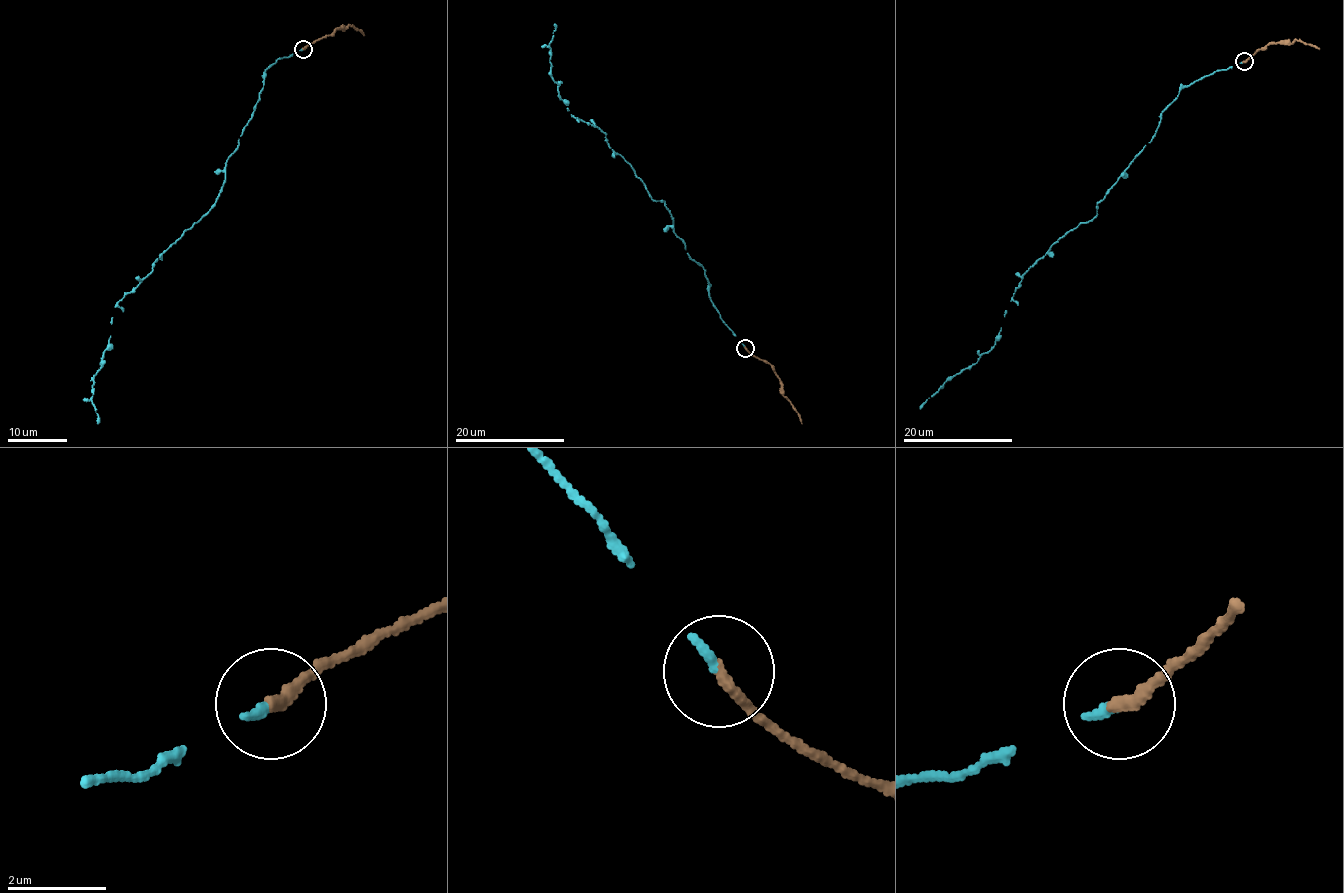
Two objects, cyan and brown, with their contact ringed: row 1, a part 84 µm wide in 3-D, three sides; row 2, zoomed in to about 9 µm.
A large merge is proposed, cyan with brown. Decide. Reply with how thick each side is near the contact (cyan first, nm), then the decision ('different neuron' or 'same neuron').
calibres 180 and 280 nm; different neuron

